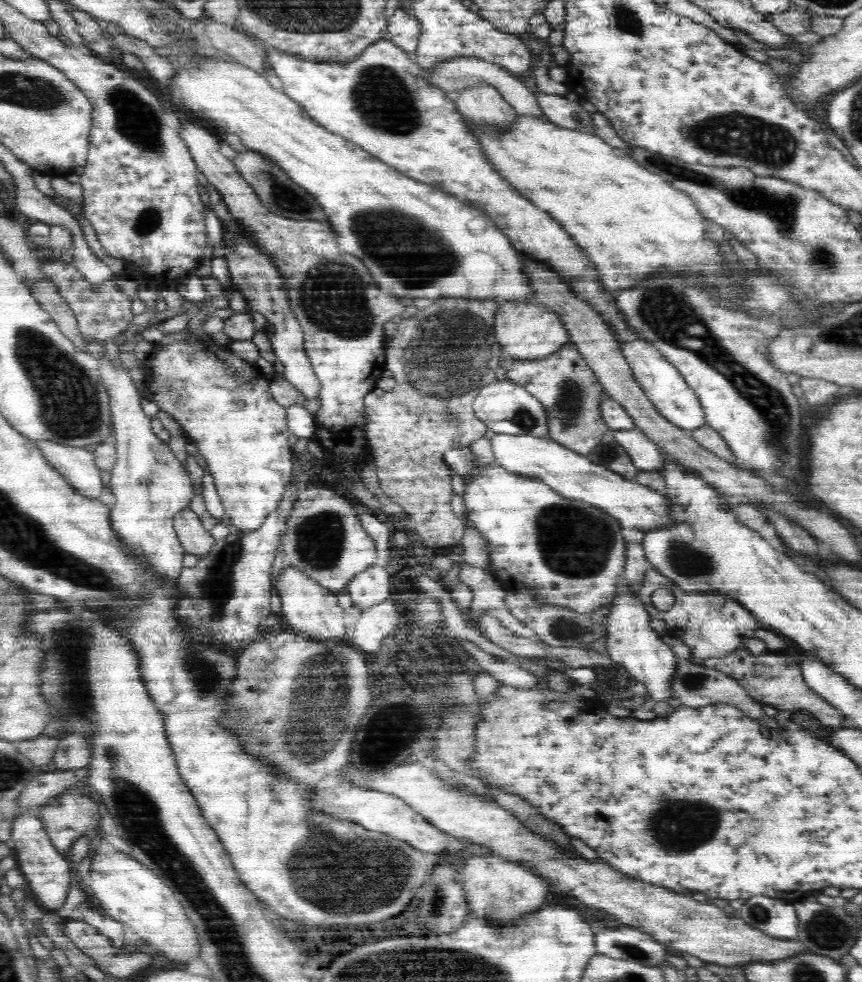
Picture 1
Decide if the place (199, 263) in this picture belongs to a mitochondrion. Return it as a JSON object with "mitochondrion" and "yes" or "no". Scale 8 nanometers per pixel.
{"mitochondrion":"no"}

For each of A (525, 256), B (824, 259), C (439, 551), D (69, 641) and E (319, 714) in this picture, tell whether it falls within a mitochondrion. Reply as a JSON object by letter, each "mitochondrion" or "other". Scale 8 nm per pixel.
{"A":"other","B":"mitochondrion","C":"other","D":"mitochondrion","E":"mitochondrion"}

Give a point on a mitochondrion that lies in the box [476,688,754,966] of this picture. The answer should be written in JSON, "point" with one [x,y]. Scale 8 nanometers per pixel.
{"point":[677,824]}

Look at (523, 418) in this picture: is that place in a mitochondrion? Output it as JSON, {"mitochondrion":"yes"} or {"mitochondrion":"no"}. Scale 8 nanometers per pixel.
{"mitochondrion":"yes"}

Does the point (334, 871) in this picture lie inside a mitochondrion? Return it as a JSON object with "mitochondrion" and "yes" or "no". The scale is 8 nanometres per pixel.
{"mitochondrion":"yes"}

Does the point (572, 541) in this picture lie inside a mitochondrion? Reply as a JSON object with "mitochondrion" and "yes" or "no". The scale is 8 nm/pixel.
{"mitochondrion":"yes"}

